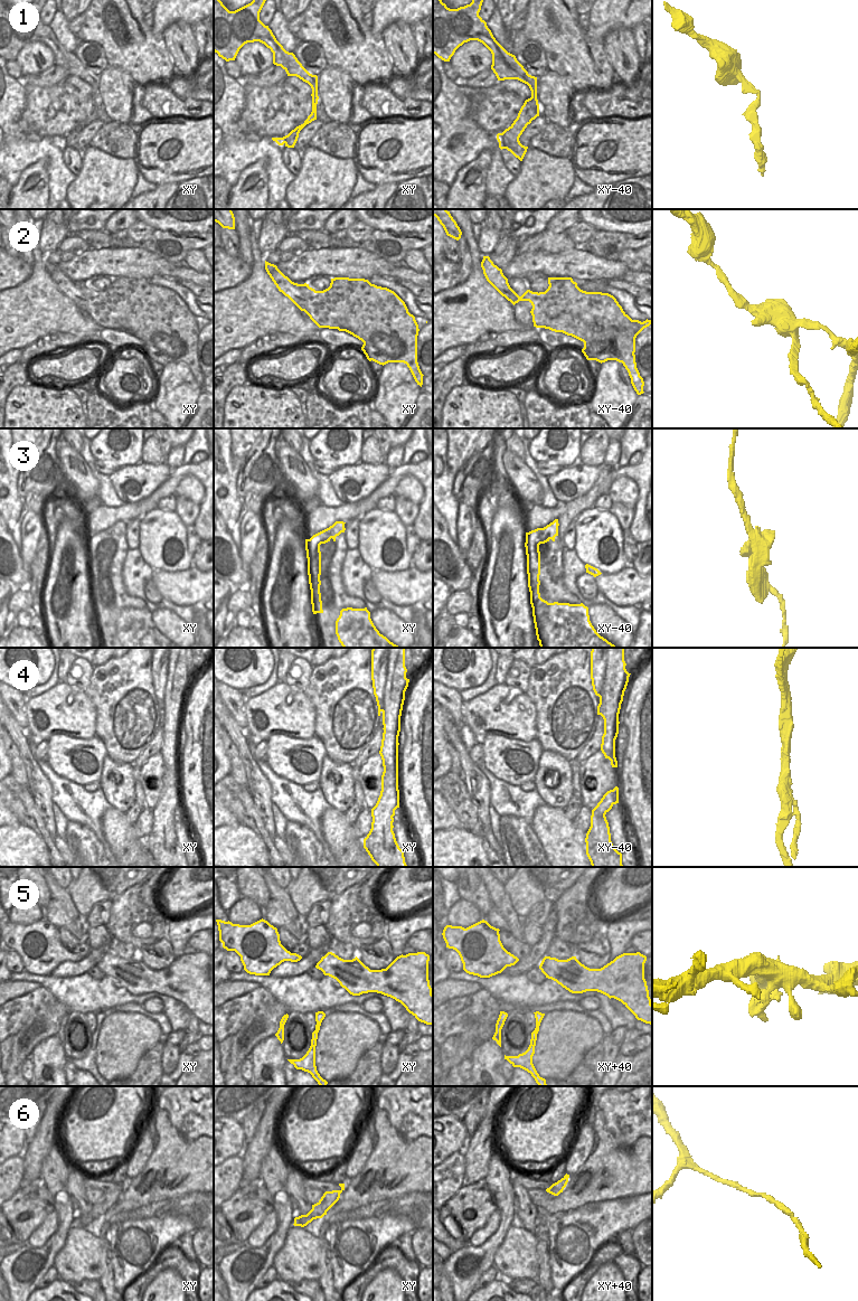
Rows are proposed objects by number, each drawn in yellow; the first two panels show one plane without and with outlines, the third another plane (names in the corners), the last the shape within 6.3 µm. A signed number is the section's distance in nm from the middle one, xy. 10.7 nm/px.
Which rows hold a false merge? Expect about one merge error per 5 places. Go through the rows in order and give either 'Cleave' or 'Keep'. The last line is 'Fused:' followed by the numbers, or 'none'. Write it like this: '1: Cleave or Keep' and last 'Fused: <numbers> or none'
1: Keep
2: Cleave
3: Keep
4: Cleave
5: Keep
6: Keep
Fused: 2, 4

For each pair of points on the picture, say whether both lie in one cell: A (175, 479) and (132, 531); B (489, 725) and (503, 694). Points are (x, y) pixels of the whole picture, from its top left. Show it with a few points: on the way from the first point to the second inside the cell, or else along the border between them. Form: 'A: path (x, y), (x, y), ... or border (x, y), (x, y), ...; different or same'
A: border (140, 517), (132, 518), (126, 522); different
B: path (489, 717), (499, 701); same

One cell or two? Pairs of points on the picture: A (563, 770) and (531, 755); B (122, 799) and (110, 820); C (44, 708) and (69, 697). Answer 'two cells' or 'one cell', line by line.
A: two cells
B: two cells
C: one cell

